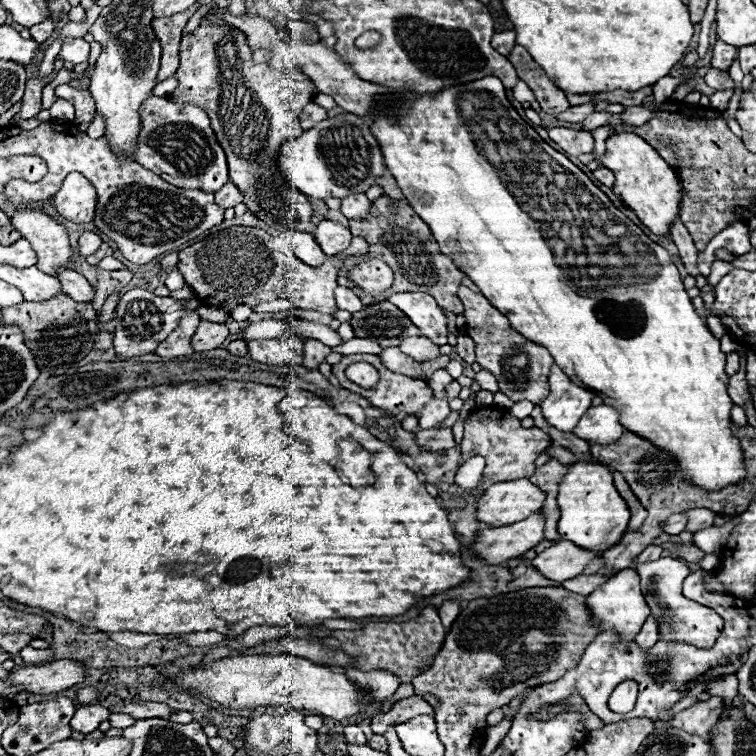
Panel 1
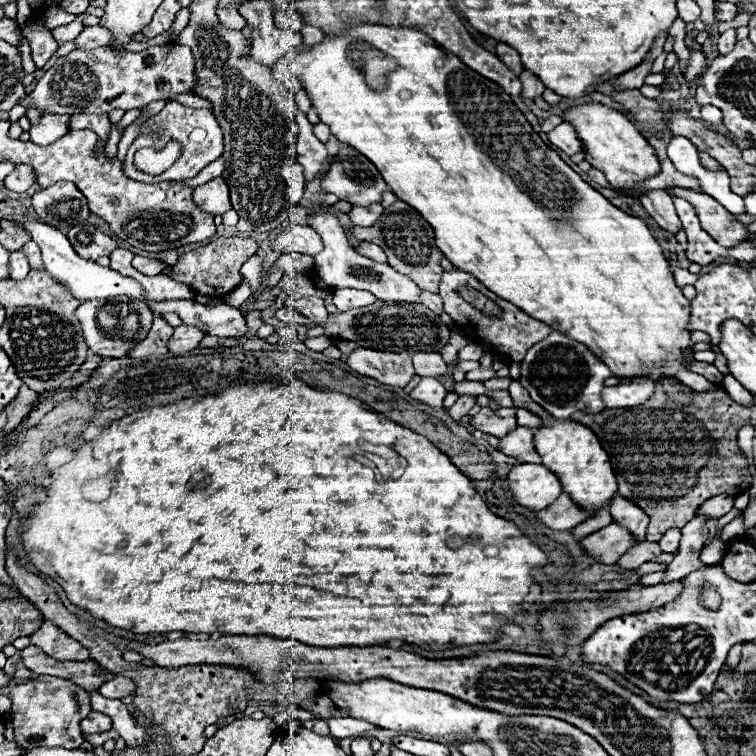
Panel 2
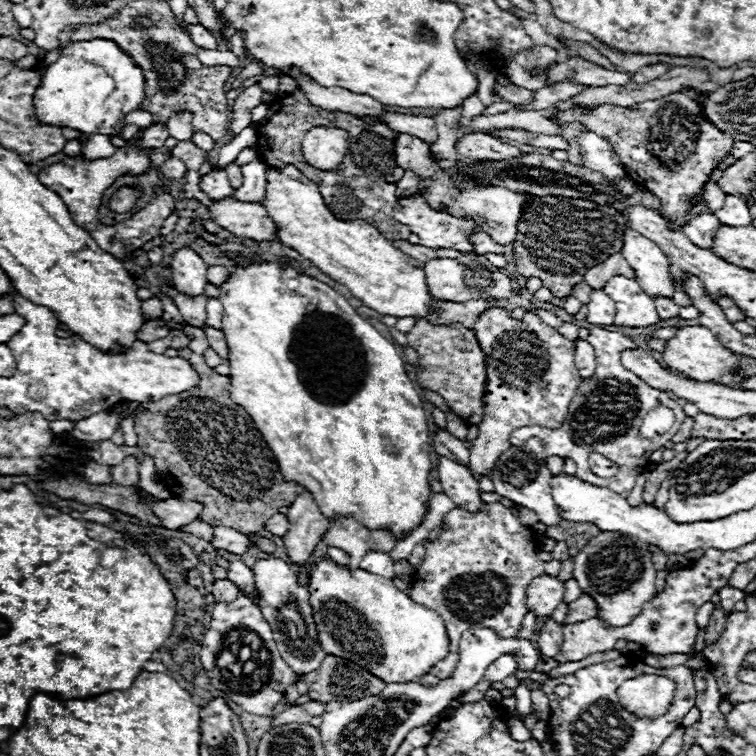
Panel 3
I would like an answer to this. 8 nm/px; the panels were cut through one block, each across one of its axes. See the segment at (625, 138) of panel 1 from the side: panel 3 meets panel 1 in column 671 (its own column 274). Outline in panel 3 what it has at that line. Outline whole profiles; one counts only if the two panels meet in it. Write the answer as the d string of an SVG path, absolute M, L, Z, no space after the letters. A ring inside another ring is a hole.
M266 166L264 208L272 218L278 240L314 262L332 280L344 284L352 296L382 316L424 318L432 300L420 262L402 254L372 224L364 220L338 220L322 200L320 188L296 166Z

